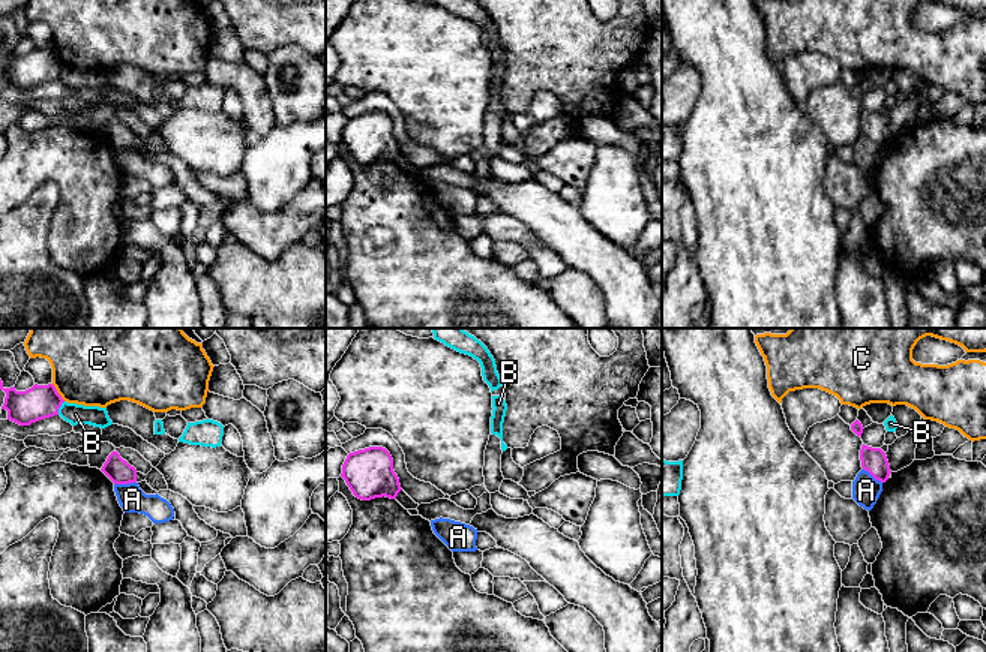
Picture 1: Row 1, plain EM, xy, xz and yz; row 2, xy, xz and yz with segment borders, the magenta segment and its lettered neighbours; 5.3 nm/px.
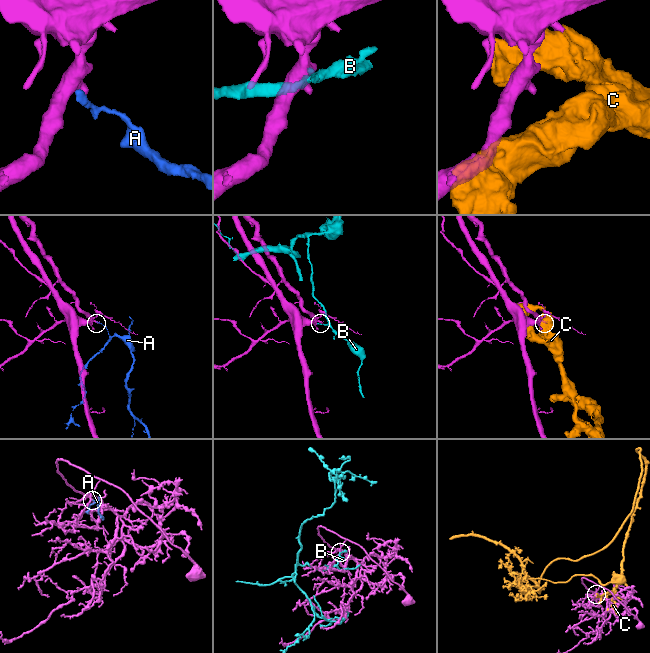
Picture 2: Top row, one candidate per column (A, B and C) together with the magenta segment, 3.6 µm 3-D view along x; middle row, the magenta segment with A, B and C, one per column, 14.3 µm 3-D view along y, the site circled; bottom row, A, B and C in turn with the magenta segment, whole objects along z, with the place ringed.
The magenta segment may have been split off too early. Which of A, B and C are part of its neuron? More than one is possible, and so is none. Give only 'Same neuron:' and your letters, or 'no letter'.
Same neuron: no letter

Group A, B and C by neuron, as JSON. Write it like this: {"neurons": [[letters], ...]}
{"neurons": [["A"], ["B"], ["C"]]}

